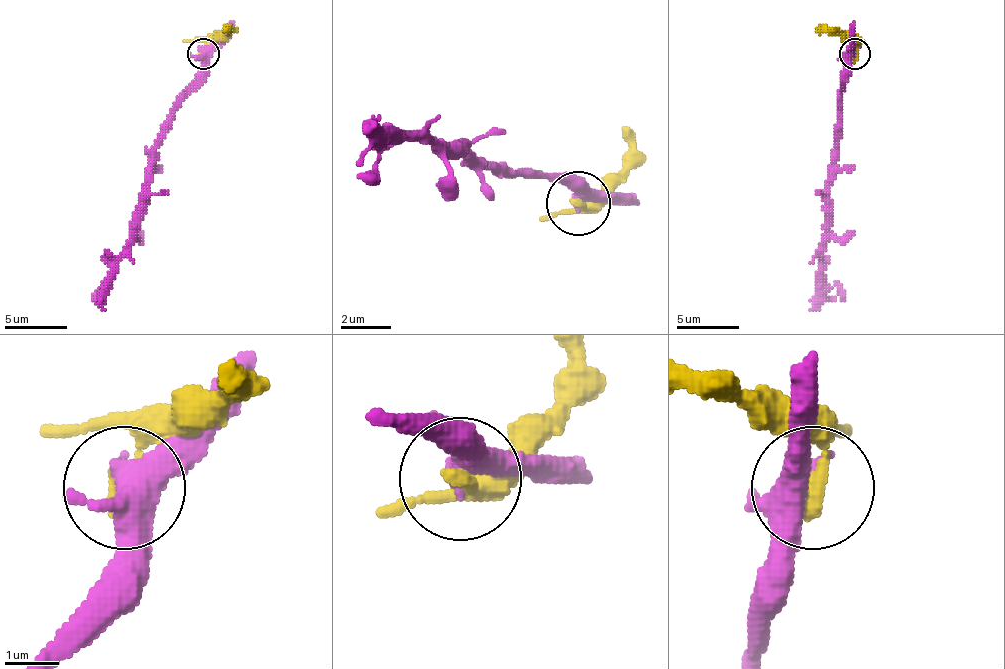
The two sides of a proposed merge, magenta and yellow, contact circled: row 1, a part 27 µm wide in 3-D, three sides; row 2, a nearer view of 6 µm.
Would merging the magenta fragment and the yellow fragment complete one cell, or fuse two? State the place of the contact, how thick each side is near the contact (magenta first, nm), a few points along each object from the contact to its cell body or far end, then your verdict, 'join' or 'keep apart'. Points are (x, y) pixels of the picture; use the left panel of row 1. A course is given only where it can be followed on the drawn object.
at (203, 54); 400 nm thick on the magenta side, 360 nm on the other; magenta runs (202, 53), (196, 87), (174, 113), (171, 128), (155, 150), (146, 213), (127, 253), (102, 288), (99, 300); yellow runs (202, 53), (224, 28); keep apart

